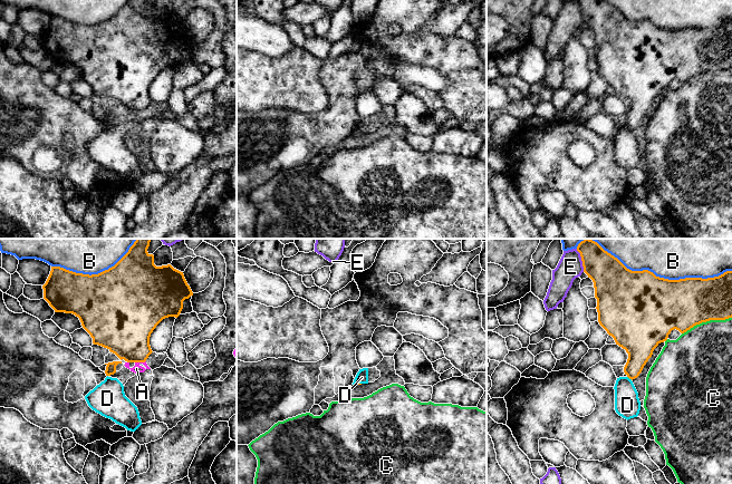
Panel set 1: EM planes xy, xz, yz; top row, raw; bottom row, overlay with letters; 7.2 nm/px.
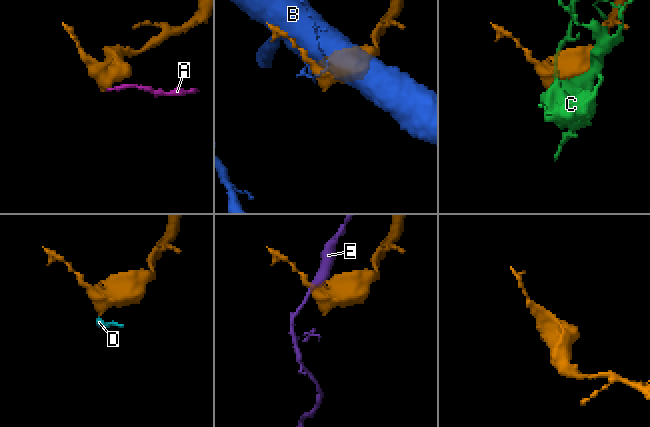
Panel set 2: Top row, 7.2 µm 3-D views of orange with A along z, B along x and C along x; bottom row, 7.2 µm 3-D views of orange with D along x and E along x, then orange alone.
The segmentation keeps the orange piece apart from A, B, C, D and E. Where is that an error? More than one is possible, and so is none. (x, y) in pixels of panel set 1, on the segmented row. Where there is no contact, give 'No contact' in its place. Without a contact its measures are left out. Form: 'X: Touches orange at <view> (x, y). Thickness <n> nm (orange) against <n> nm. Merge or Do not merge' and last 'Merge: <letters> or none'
A: Touches orange at xy (140, 361). Thickness 360 nm (orange) against 60 nm. Do not merge
B: Touches orange at yz (658, 277). Thickness 500 nm (orange) against 480 nm. Do not merge
C: Touches orange at yz (706, 320). Thickness 360 nm (orange) against 420 nm. Do not merge
D: Touches orange at yz (629, 378). Thickness 200 nm (orange) against 190 nm. Do not merge
E: Touches orange at yz (581, 260). Thickness 260 nm (orange) against 180 nm. Do not merge
Merge: none

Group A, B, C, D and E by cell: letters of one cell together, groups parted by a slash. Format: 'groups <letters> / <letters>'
groups A D / B / C / E

